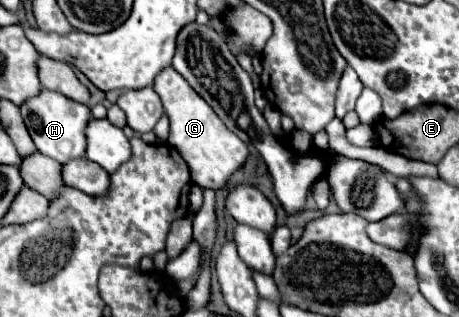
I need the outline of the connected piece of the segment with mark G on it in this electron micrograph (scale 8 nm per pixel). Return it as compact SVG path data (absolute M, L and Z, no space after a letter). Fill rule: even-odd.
M166 66L162 72L158 72L152 88L160 96L164 112L170 118L168 144L174 146L186 160L192 174L192 182L198 184L200 188L220 190L224 182L230 178L230 174L244 164L248 154L246 144L238 136L234 136L222 124L222 120L218 120L218 116L206 104L206 100L200 98L194 92L194 88L190 88L190 84L172 66Z

